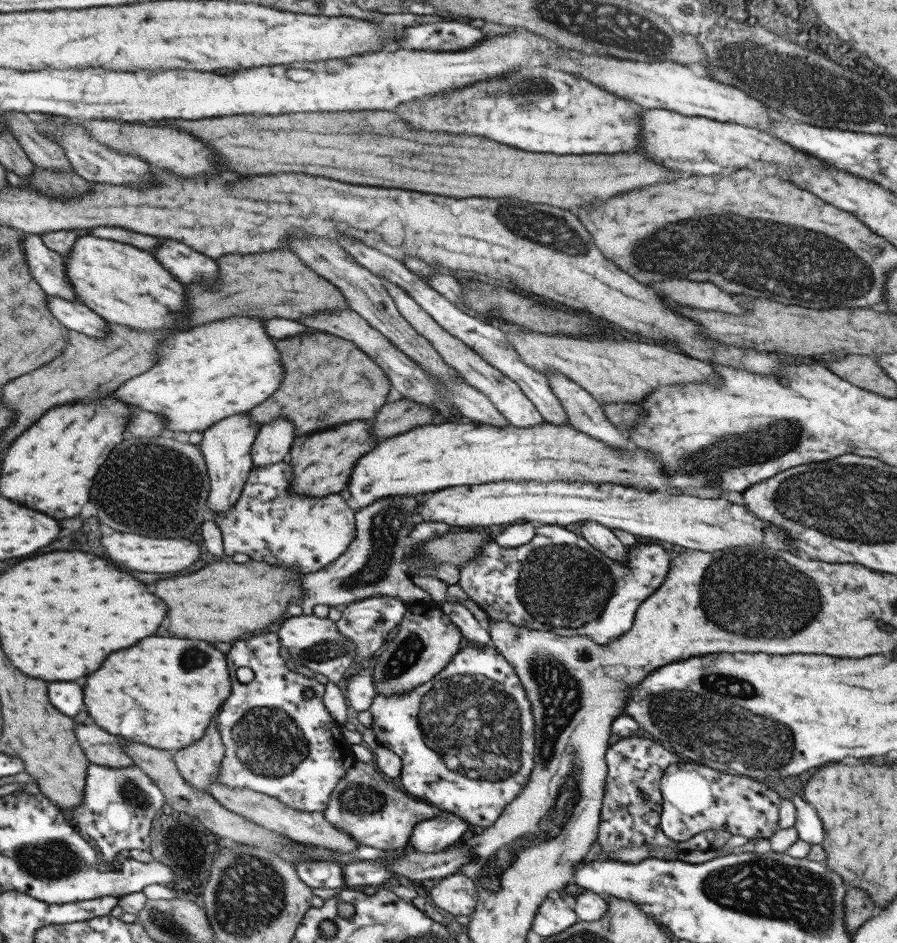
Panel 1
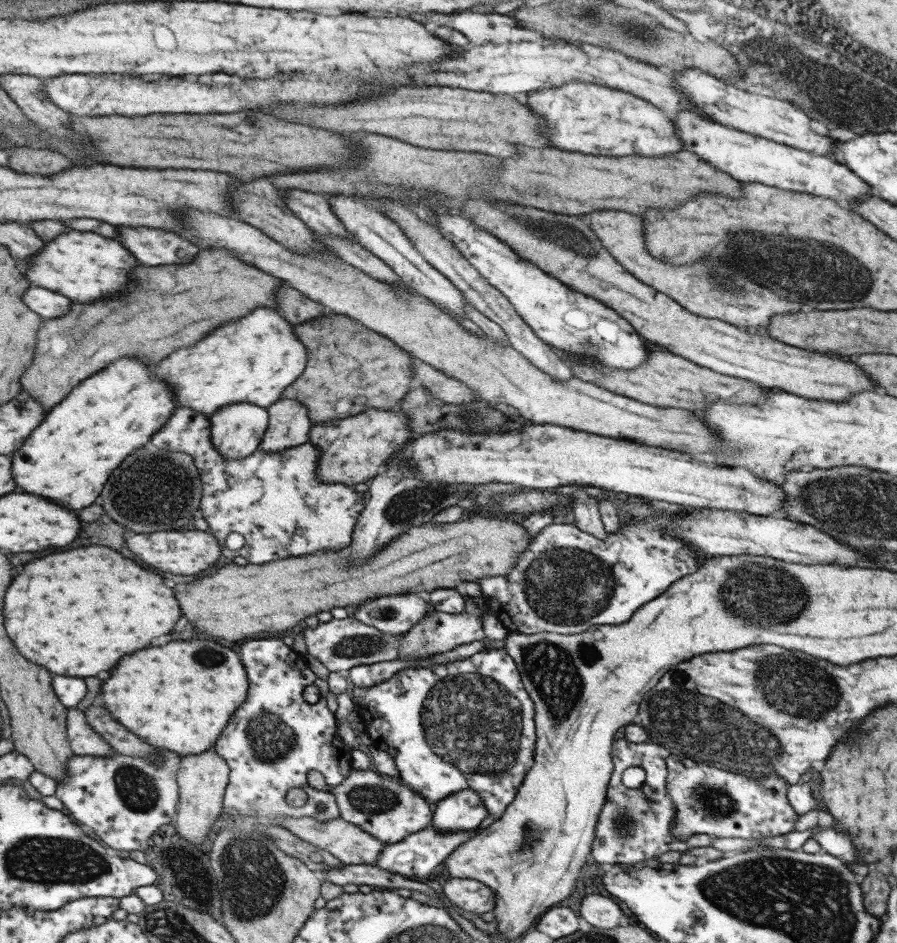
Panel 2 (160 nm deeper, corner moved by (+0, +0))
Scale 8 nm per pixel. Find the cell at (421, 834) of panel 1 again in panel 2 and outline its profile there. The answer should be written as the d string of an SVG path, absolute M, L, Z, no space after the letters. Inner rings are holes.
M465 789L438 800L429 825L433 825L439 832L473 830L486 816L488 810L480 794Z

